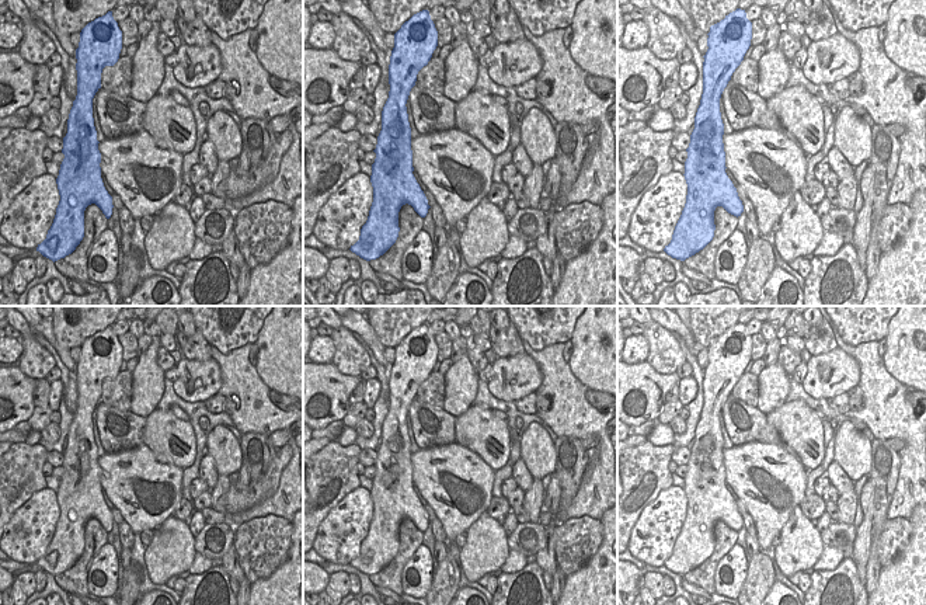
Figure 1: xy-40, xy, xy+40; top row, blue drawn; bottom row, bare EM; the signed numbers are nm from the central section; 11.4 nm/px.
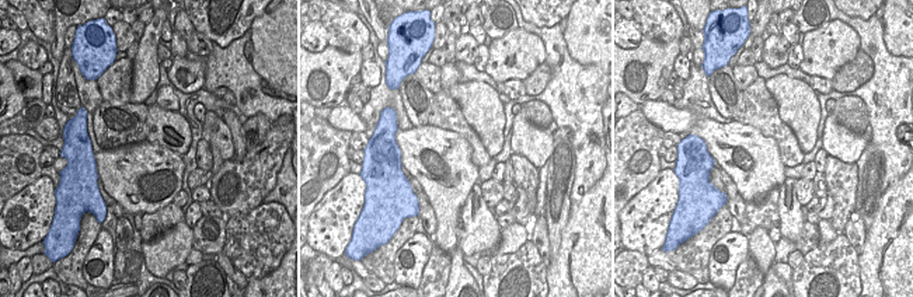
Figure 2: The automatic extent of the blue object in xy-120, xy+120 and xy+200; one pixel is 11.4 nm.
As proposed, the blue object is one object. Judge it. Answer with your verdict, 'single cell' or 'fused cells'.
single cell

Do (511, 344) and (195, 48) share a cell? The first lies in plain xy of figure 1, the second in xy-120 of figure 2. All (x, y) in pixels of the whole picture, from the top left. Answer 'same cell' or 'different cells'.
same cell

